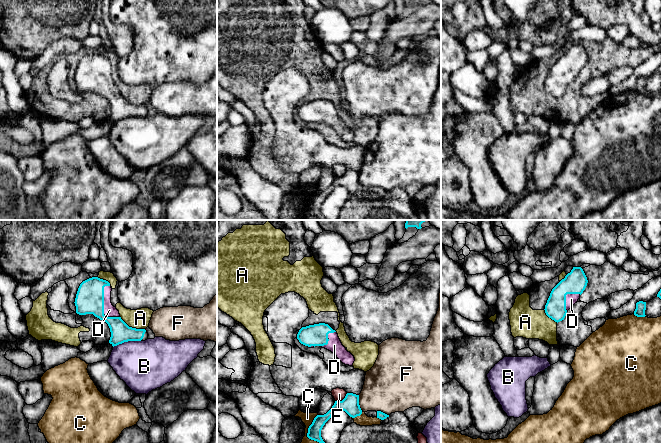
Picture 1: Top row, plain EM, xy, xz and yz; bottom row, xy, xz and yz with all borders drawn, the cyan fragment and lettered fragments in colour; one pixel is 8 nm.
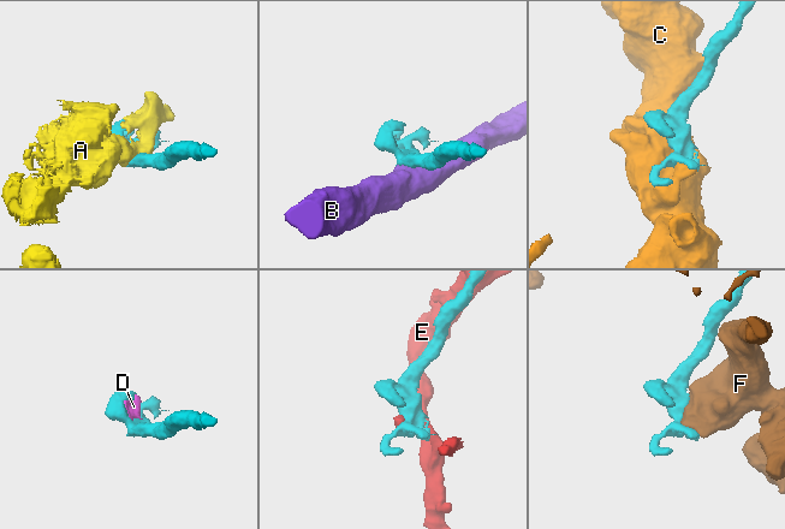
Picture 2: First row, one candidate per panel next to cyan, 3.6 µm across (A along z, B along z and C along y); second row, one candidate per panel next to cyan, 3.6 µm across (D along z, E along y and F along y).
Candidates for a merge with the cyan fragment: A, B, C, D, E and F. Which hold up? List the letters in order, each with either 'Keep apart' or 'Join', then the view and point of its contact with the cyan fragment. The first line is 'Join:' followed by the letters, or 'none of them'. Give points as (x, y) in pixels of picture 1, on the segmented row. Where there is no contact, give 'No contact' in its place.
Join: D
A: Keep apart. Touches cyan at xy (131, 327)
B: Keep apart. Touches cyan at xy (126, 341)
C: Keep apart. Touches cyan at yz (639, 316)
D: Join. Touches cyan at xy (103, 306)
E: Keep apart. Touches cyan at xz (342, 400)
F: Keep apart. Touches cyan at xz (358, 403)

